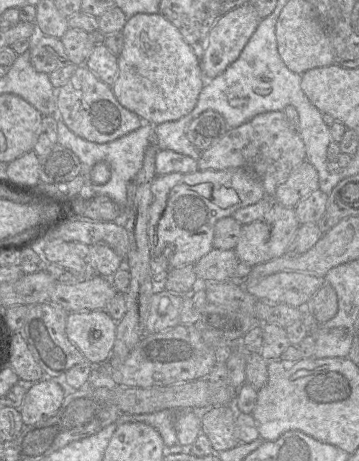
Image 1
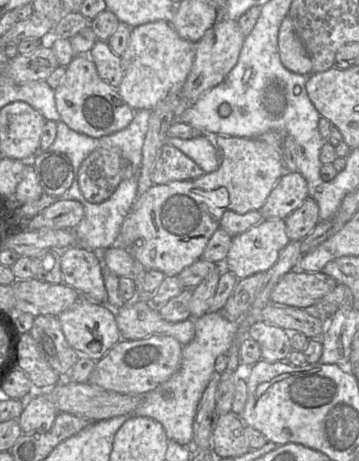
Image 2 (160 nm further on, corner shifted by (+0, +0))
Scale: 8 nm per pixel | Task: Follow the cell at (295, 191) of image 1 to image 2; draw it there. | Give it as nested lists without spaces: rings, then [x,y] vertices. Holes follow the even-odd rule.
[[[286,171],[274,185],[259,212],[262,219],[286,219],[309,197],[308,185],[298,171]]]

